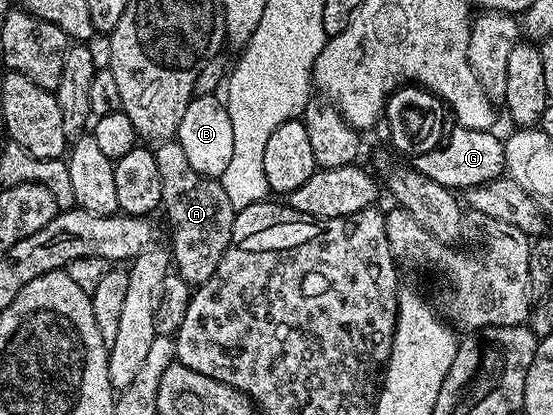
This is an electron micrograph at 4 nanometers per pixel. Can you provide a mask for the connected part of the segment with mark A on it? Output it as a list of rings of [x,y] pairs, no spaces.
[[[176,138],[157,143],[154,148],[158,174],[162,178],[162,204],[168,207],[172,223],[174,268],[191,286],[204,284],[218,270],[226,250],[234,243],[234,222],[237,209],[230,206],[230,197],[219,179],[203,176],[190,166],[183,146]]]

